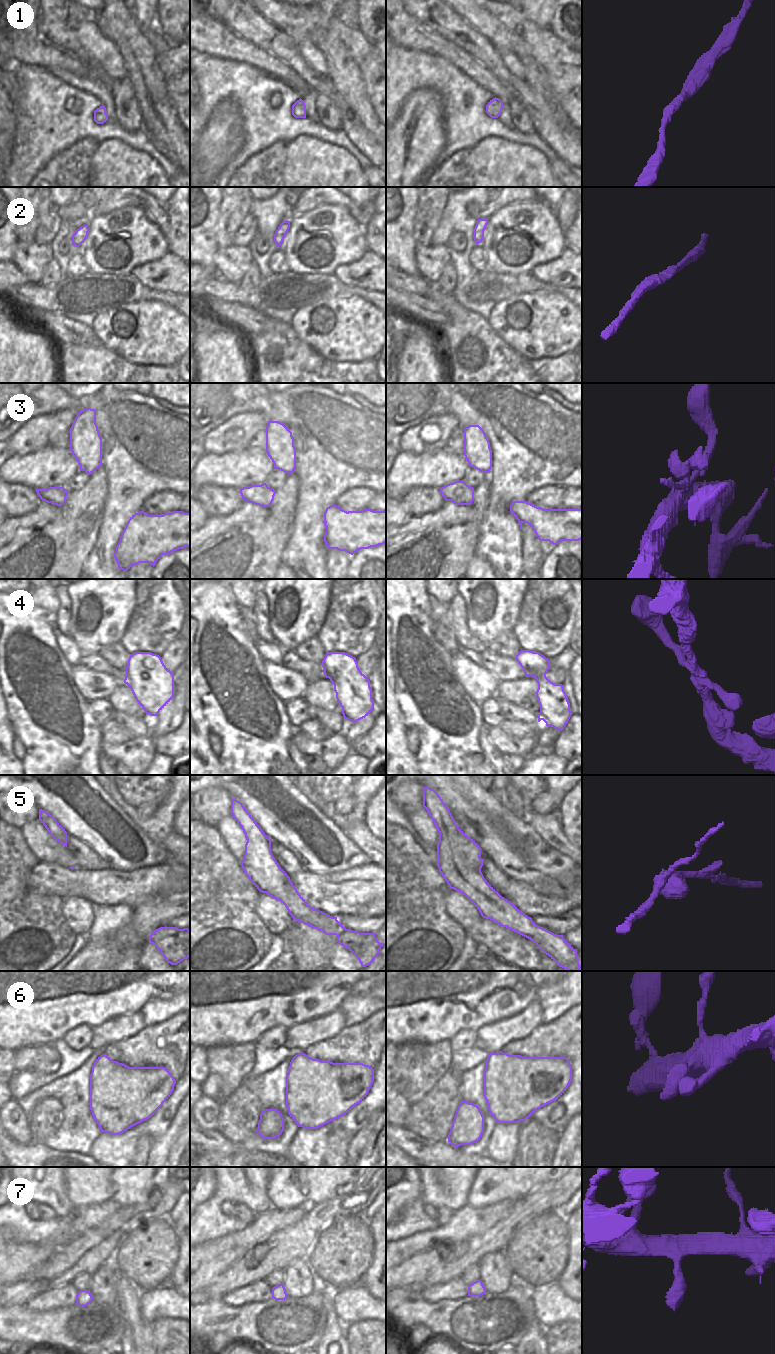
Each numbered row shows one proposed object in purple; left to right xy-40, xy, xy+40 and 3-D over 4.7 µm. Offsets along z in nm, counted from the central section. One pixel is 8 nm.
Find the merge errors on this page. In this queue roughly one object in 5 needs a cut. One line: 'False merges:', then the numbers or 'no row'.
False merges: 3

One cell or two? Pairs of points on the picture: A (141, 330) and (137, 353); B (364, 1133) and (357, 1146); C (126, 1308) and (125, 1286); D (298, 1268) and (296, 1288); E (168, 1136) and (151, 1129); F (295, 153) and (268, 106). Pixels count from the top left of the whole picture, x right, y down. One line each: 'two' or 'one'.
A: one
B: one
C: one
D: one
E: two
F: two

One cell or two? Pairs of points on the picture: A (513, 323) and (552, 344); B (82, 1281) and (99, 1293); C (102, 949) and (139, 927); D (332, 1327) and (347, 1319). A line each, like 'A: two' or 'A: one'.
A: one
B: two
C: one
D: two

